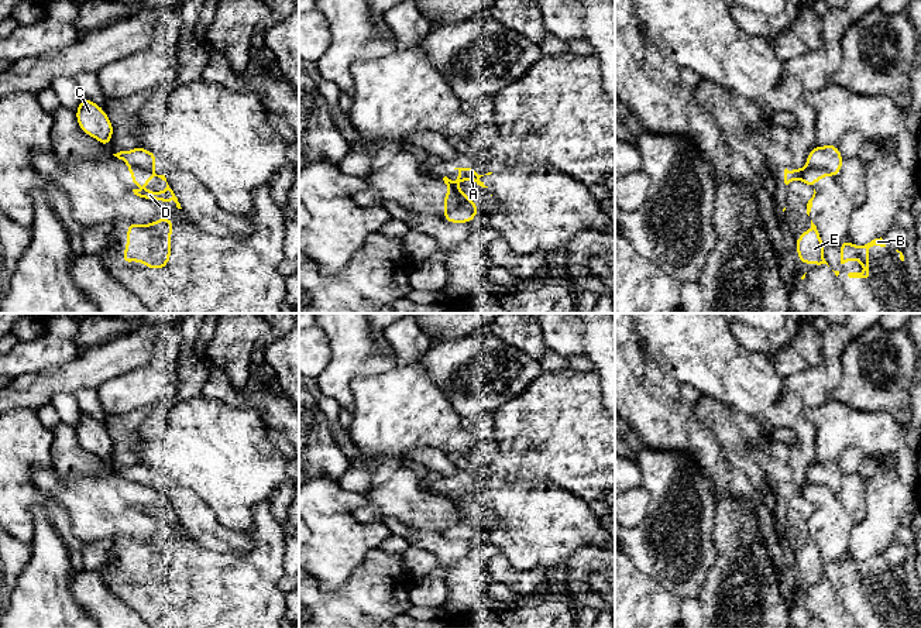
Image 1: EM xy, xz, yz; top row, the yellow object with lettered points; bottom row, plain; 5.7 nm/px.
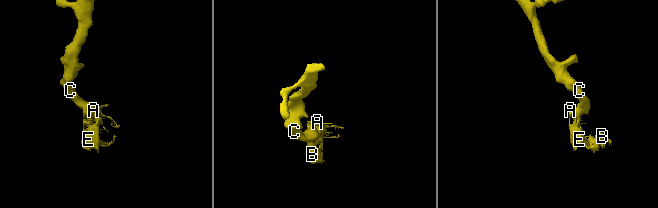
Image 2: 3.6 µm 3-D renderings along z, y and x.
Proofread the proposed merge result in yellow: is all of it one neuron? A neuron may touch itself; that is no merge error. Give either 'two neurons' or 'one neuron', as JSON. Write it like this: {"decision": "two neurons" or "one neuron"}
{"decision": "two neurons"}

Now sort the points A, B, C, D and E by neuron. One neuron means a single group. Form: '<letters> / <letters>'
A B D E / C

